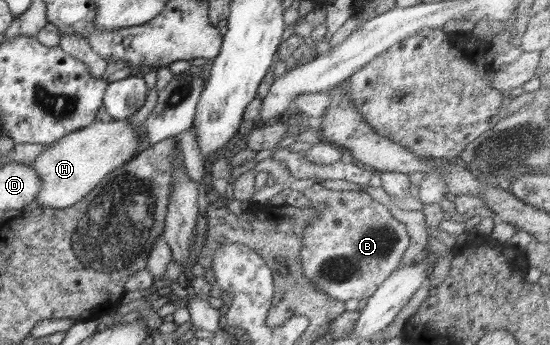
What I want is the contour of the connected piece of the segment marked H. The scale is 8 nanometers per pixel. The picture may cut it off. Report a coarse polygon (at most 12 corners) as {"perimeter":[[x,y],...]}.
{"perimeter":[[97,120],[47,145],[41,207],[69,208],[136,156],[142,132]]}

